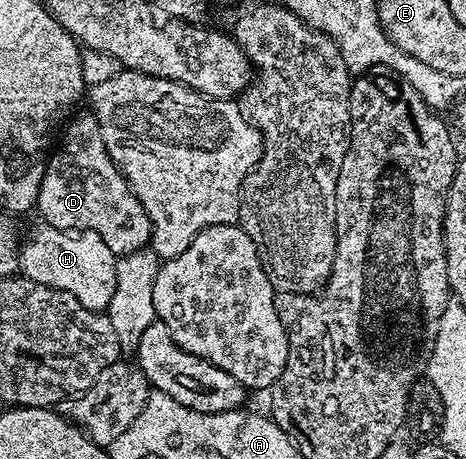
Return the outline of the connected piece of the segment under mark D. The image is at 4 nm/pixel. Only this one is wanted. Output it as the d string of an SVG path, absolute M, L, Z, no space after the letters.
M86 108L79 112L67 121L64 134L48 157L39 187L37 213L49 227L98 234L117 258L147 249L152 239L150 218L110 158L96 116Z

